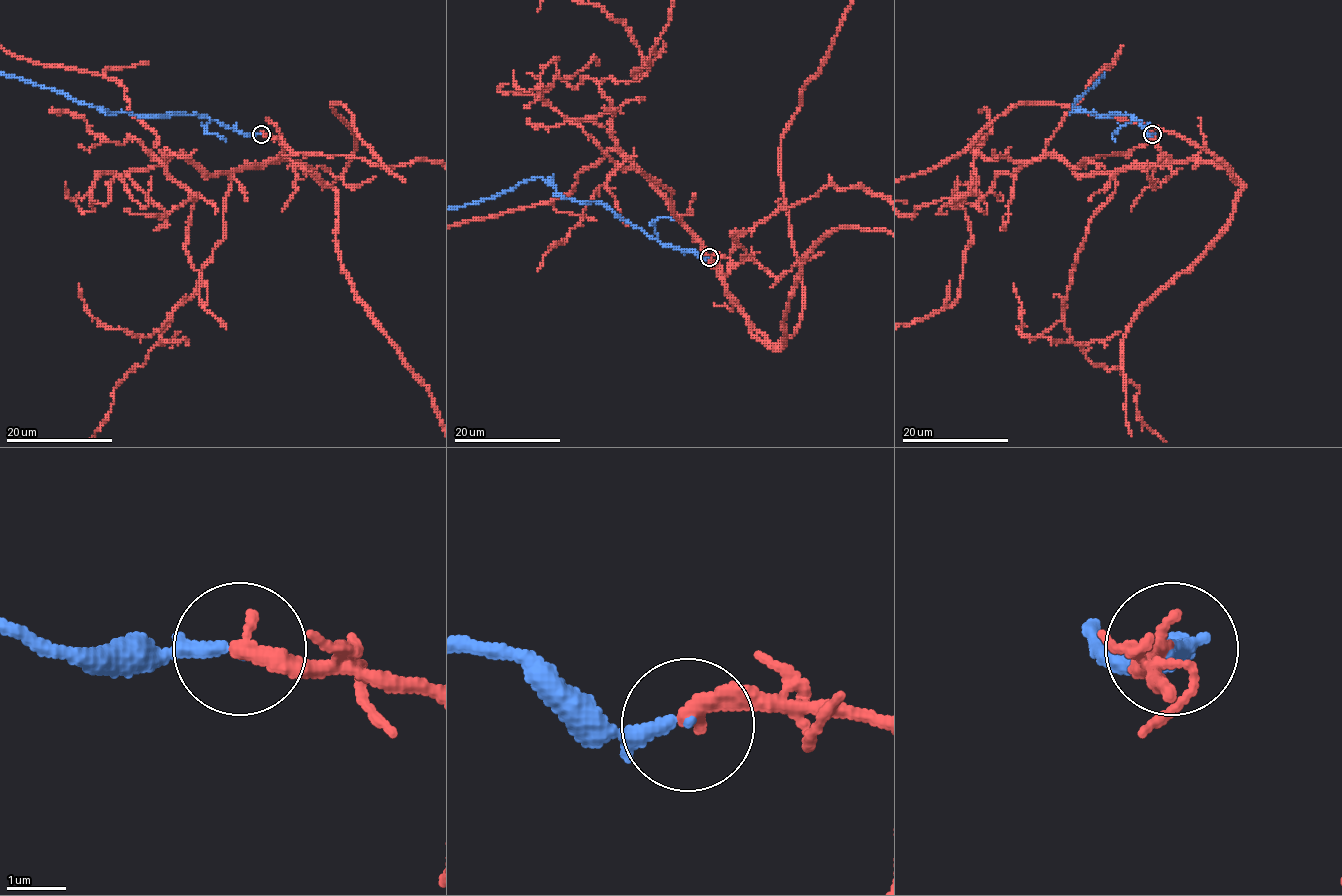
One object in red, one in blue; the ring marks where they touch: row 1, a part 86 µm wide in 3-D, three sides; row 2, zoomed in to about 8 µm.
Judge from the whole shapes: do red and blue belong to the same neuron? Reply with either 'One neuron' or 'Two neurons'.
One neuron

